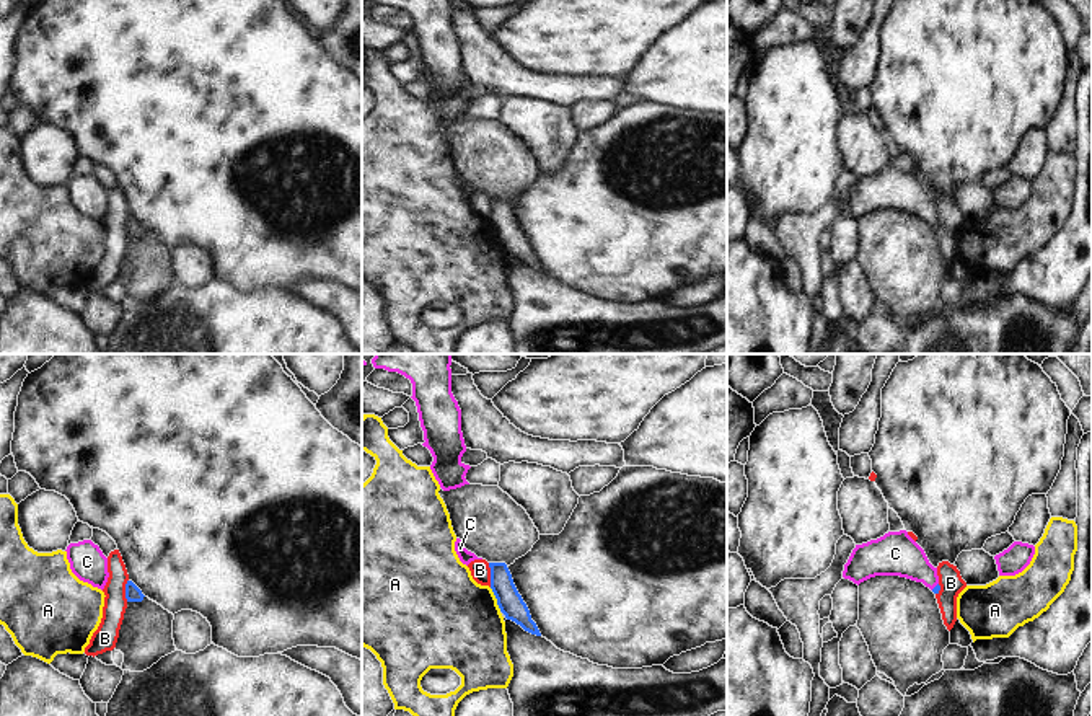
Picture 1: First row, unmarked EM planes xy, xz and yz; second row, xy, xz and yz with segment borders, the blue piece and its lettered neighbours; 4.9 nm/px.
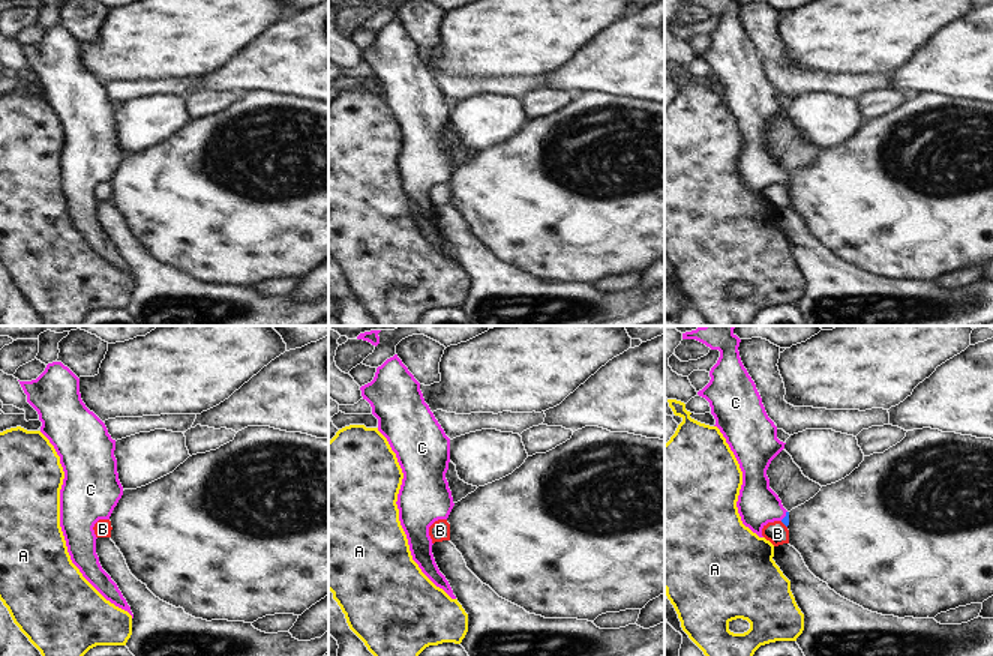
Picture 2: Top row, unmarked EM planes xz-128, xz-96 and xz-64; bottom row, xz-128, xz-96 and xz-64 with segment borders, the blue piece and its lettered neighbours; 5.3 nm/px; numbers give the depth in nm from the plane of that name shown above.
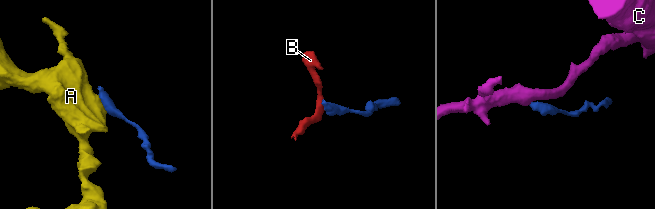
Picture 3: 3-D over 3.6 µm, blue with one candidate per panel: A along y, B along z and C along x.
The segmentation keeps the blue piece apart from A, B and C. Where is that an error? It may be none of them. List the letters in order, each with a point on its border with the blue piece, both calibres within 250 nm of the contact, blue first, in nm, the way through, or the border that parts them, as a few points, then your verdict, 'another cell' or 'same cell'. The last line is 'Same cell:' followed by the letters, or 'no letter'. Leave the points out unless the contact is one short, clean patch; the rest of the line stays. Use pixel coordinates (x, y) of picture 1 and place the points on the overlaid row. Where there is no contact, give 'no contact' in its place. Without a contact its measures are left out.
A: xz (496, 597) | 120/460 nm | along xz (489, 587), (501, 610) | another cell
B: xz (491, 574) | 120/100 nm | along xz (488, 563), (491, 586) | another cell
C: yz (936, 586) | 40/220 nm | across yz (936, 589), (936, 586), (913, 563), (897, 553) | same cell
Same cell: C

